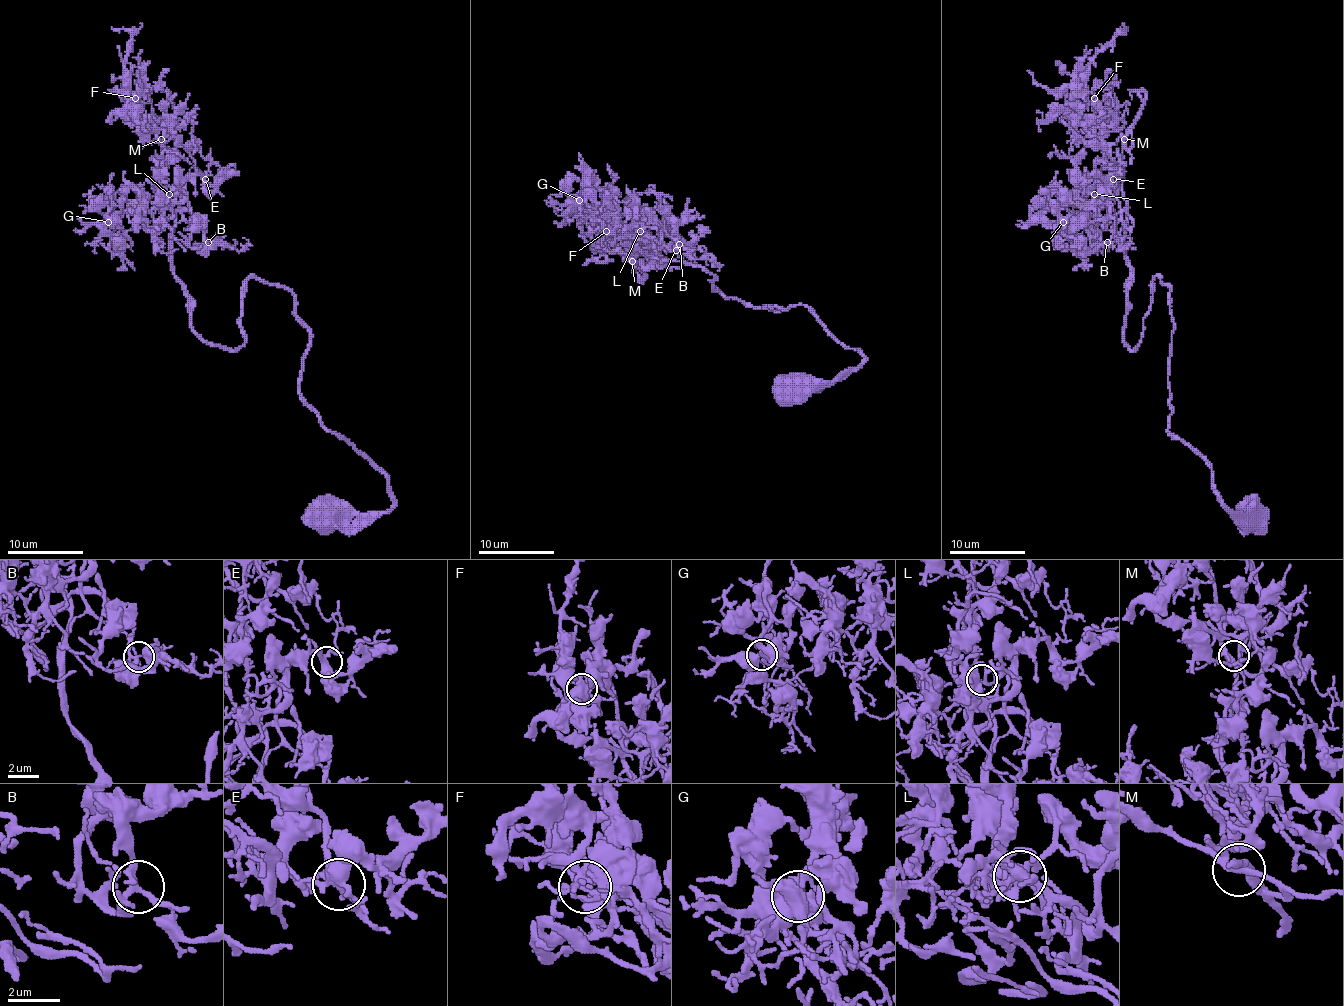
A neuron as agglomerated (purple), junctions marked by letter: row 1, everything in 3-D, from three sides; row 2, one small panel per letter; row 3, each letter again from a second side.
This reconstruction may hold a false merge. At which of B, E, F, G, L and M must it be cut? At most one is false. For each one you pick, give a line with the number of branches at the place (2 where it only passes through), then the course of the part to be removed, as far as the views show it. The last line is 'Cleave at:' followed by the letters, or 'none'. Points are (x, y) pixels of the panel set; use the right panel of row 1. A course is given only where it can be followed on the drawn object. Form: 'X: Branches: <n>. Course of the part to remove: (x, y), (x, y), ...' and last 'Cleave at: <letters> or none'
Cleave at: none

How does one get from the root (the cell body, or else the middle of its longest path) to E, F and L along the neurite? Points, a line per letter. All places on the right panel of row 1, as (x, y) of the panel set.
E: (1251, 515), (1168, 431), (1156, 276), (1124, 342), (1128, 213), (1078, 185), (1113, 179)
F: (1251, 515), (1168, 431), (1156, 276), (1124, 342), (1124, 137), (1094, 97)
L: (1251, 515), (1230, 511), (1168, 431), (1170, 287), (1154, 278), (1132, 350), (1128, 213), (1113, 190), (1094, 194)

